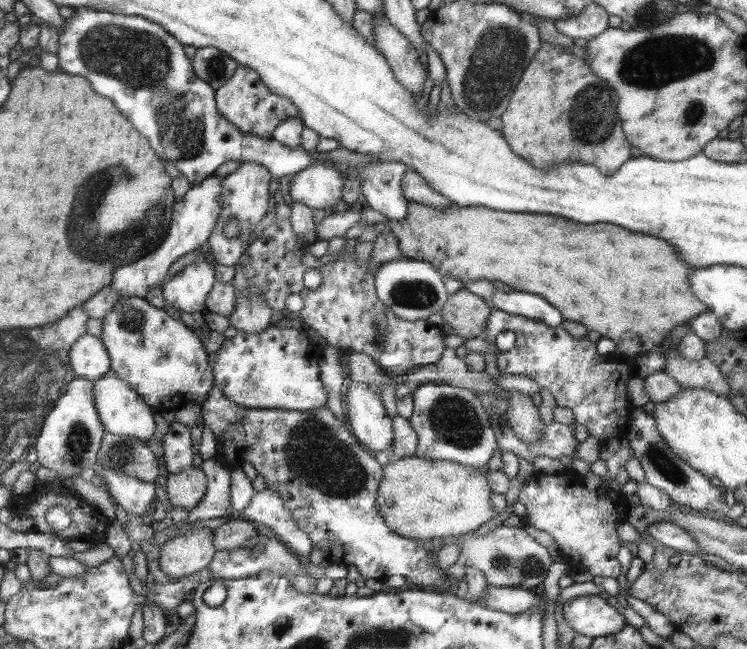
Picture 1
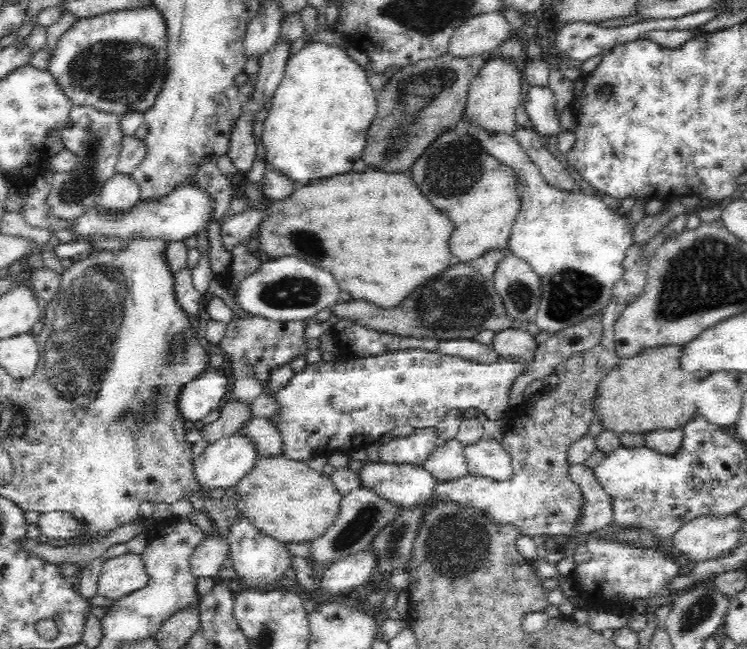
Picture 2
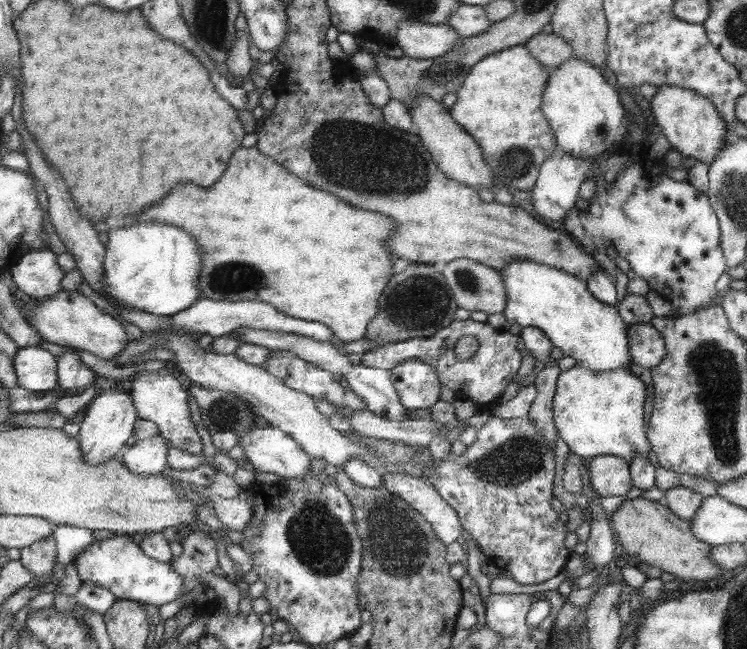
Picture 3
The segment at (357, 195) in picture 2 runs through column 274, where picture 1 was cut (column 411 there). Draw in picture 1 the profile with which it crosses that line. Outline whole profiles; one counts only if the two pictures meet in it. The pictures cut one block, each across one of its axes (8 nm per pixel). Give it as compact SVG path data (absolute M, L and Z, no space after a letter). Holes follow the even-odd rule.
M409 201L407 204L407 214L405 214L403 220L387 220L385 226L391 231L393 237L397 239L403 256L427 262L439 272L441 277L455 278L455 280L462 282L463 285L481 279L488 280L492 284L497 281L501 282L501 284L507 284L513 290L539 294L549 304L553 304L561 312L561 316L565 320L581 322L583 327L587 328L587 332L595 330L600 338L603 337L613 342L616 348L616 355L623 354L627 358L637 358L641 352L648 353L649 351L658 350L666 333L671 332L676 326L691 322L691 318L698 316L699 313L709 311L705 303L701 302L690 289L689 280L687 280L687 276L691 276L691 272L695 268L691 267L690 264L683 263L673 246L662 239L651 238L651 236L645 236L645 234L633 234L633 232L623 230L619 226L611 226L611 224L607 224L607 226L603 226L603 224L599 224L599 226L585 226L585 224L577 224L577 222L571 222L571 220L565 220L565 218L555 218L554 215L500 212L481 206L459 207L453 205L437 209L412 201Z

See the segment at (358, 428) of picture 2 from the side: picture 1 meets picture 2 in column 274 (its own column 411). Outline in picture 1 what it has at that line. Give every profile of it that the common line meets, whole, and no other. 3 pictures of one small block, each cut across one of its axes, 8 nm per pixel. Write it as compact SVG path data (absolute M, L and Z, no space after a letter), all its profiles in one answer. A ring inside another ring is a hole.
M426 382L412 388L412 413L406 418L418 435L414 456L421 459L447 460L473 469L487 466L499 454L498 437L494 434L480 394L449 386L443 382Z

